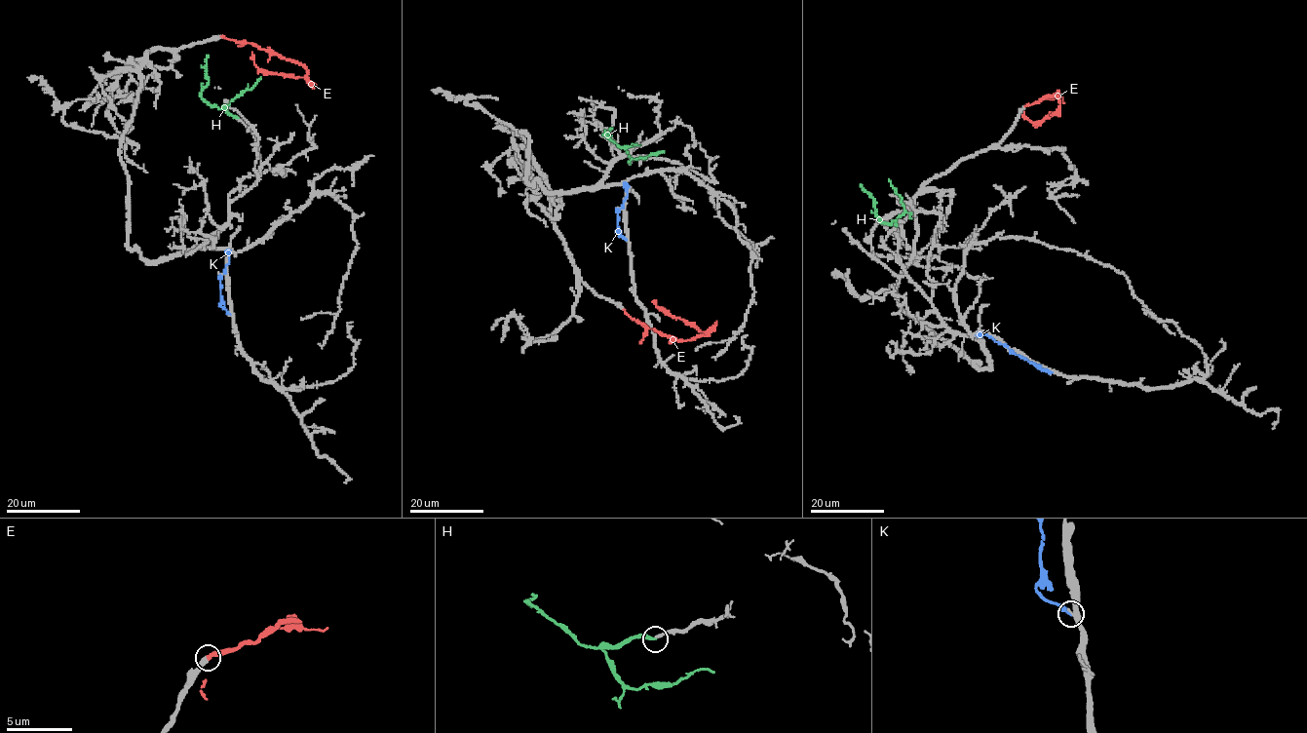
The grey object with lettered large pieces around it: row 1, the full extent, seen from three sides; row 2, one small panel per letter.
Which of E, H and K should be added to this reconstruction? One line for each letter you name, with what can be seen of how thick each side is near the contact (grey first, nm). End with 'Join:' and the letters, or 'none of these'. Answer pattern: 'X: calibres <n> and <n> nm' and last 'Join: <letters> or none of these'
E: calibres 340 and 240 nm
Join: E

